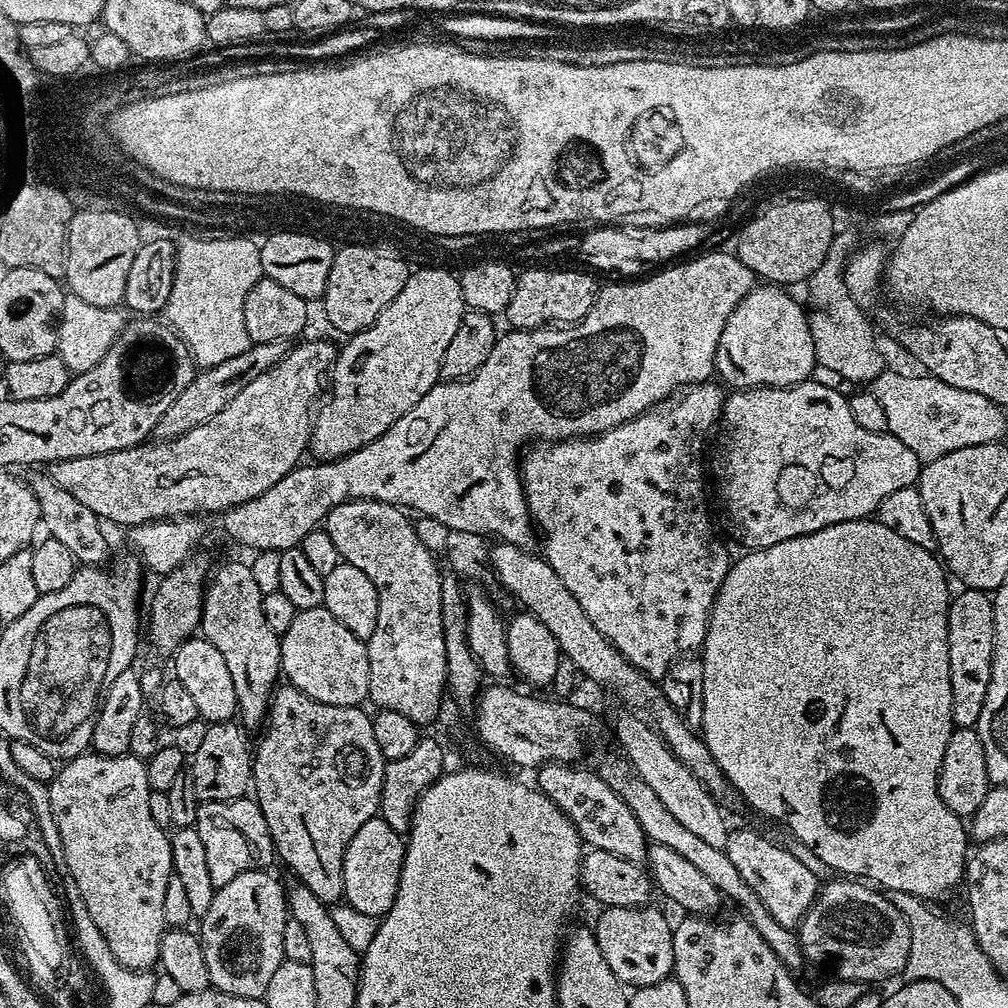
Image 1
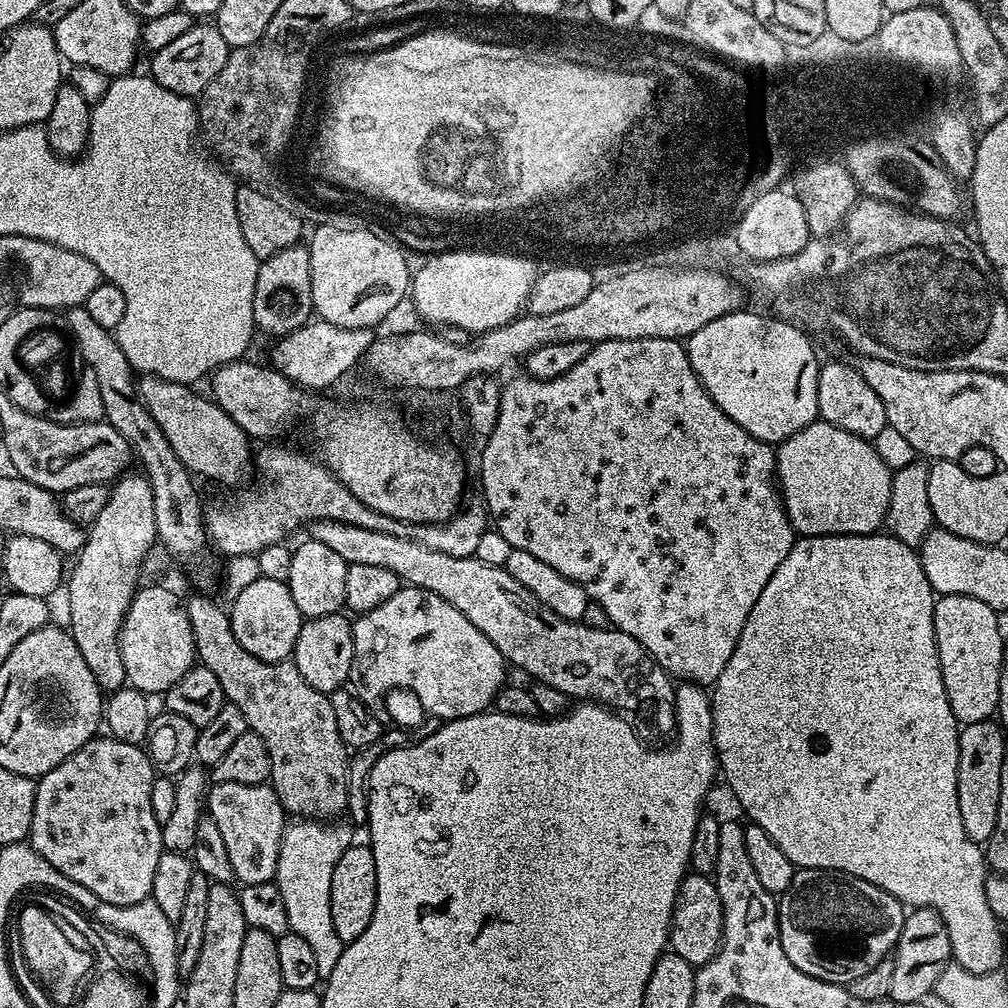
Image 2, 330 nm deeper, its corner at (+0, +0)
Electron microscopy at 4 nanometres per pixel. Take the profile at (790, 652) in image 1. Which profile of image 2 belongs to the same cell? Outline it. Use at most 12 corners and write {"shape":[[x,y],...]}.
{"shape":[[805,536],[710,692],[790,862],[1005,963],[917,549]]}

